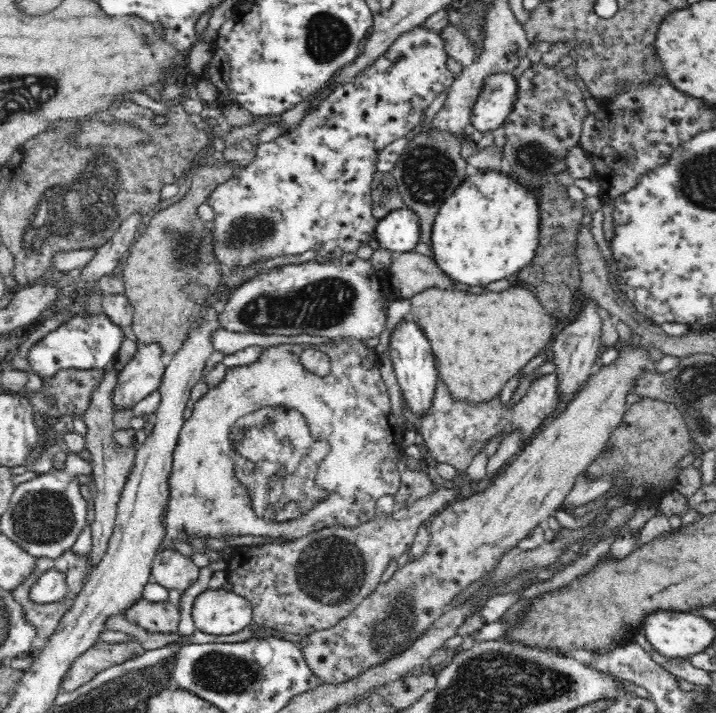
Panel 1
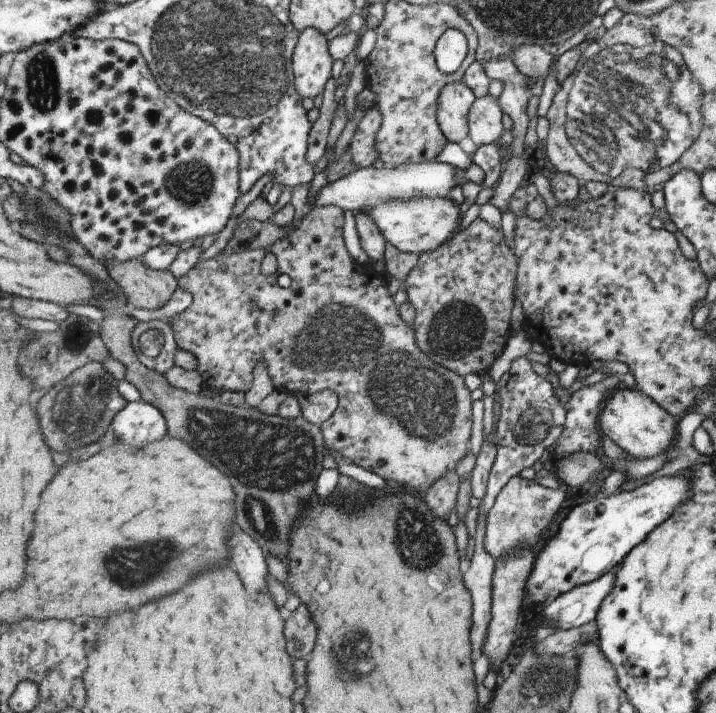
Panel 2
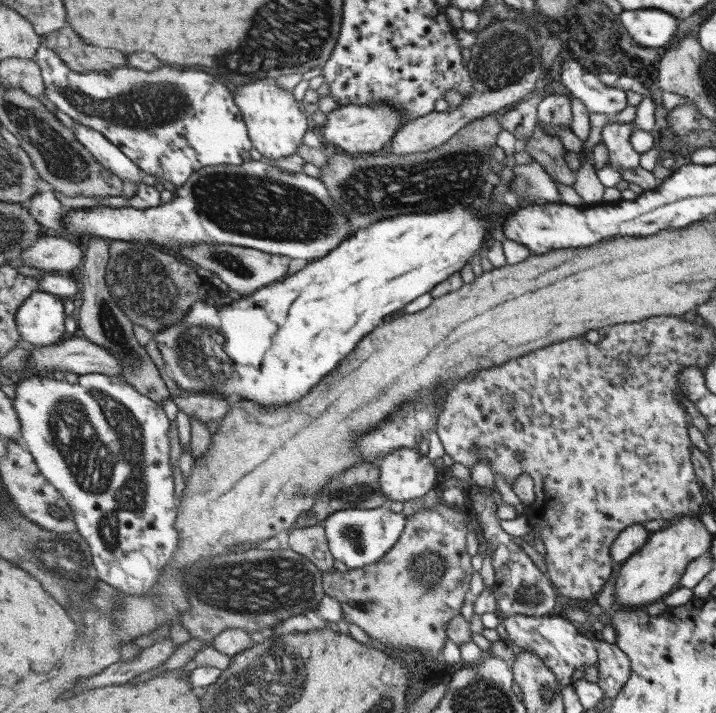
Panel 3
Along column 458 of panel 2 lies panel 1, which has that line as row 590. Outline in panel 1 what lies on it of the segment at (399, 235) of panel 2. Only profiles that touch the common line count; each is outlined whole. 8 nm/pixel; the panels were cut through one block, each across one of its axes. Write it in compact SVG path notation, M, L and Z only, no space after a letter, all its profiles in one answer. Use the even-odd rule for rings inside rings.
M206 590L194 600L192 618L196 630L212 636L232 636L254 624L252 604L234 592Z

